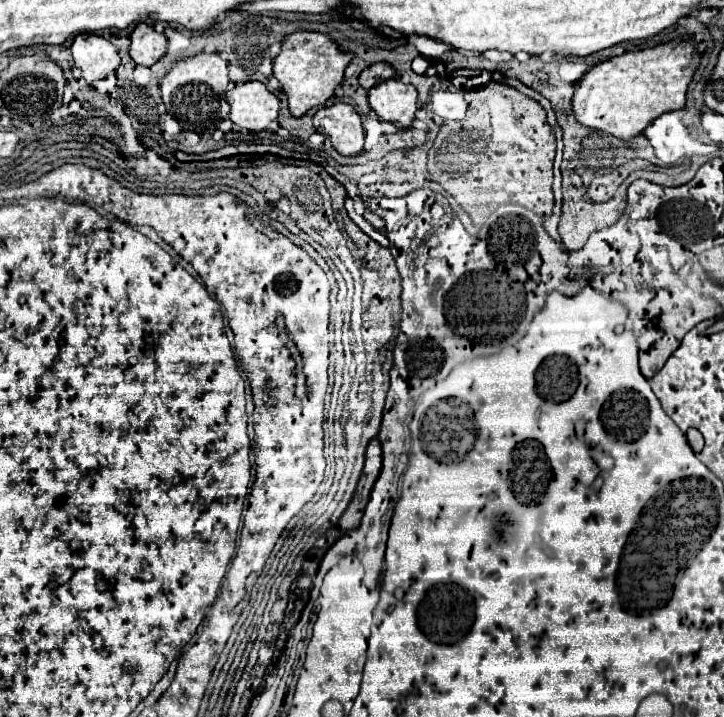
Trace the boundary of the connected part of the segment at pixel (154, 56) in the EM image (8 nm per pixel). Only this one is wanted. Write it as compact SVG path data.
M138 24L130 34L130 40L130 58L140 66L152 66L154 62L158 62L168 46L166 36L156 32L148 24Z

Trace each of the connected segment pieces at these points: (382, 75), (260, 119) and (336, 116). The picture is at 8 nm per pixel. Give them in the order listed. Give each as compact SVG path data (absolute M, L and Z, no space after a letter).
M378 62L378 64L372 64L372 66L368 66L366 70L362 70L358 82L360 82L362 88L370 90L370 88L374 88L376 84L380 84L380 80L388 80L388 78L394 78L394 76L396 76L396 70L394 70L390 64Z
M262 82L236 84L226 92L226 102L230 104L230 120L250 132L266 130L280 110L280 100Z
M334 102L314 114L314 128L326 134L342 156L360 154L364 148L364 128L358 112L344 102Z

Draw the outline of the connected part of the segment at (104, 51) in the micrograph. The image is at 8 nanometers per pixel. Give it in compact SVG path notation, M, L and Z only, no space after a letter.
M78 34L70 50L74 66L80 68L82 78L88 84L106 78L120 66L118 50L100 34Z

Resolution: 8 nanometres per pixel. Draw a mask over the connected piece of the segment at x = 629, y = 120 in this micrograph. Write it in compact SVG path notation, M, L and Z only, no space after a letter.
M690 40L668 42L604 60L578 82L572 98L574 116L588 128L604 130L620 140L630 140L642 134L660 114L684 108L688 84L698 66L700 54Z

